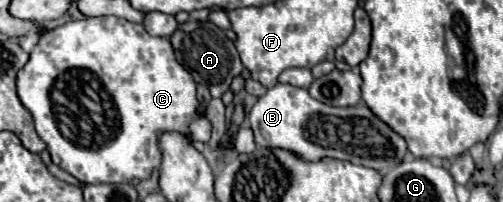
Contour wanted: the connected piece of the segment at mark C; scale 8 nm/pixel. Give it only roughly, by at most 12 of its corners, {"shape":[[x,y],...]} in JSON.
{"shape":[[116,16],[40,34],[16,78],[52,162],[146,180],[196,82]]}

